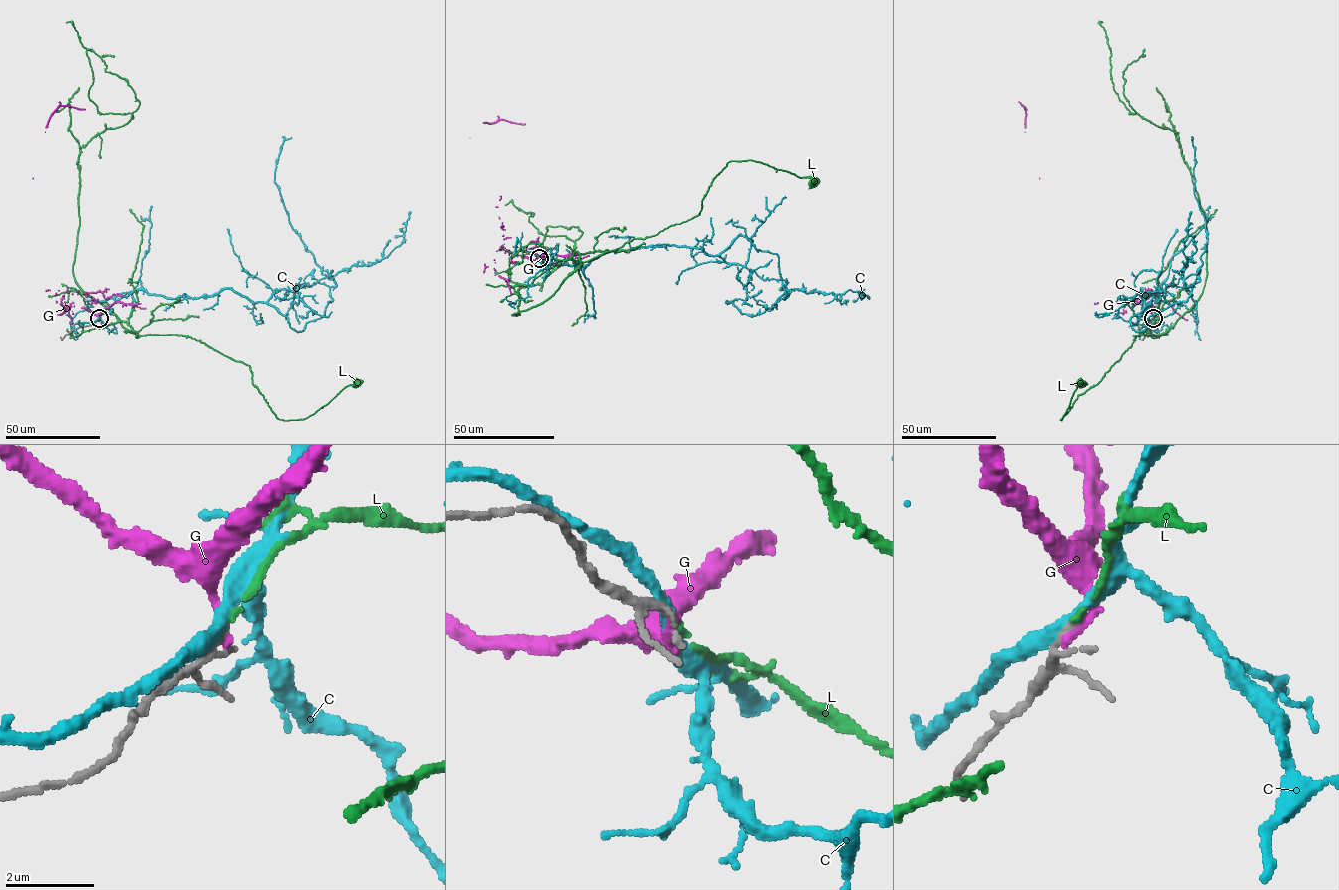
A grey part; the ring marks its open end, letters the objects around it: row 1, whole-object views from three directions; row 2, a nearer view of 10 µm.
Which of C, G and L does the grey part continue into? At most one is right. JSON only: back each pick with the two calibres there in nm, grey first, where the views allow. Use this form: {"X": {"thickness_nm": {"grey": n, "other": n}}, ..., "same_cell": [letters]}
{"L": {"thickness_nm": {"grey": 120, "other": 110}}, "same_cell": ["L"]}

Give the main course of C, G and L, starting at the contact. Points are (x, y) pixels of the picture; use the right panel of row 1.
C: (1153, 318), (1161, 290), (1141, 289), (1136, 332), (1187, 300), (1203, 262), (1193, 137)
G: (1153, 319), (1148, 304), (1114, 315), (1105, 314), (1095, 303), (1025, 126), (1022, 106), (1026, 109)
L: (1154, 318), (1159, 314), (1146, 331), (1156, 337), (1136, 335), (1060, 420), (1081, 383)

